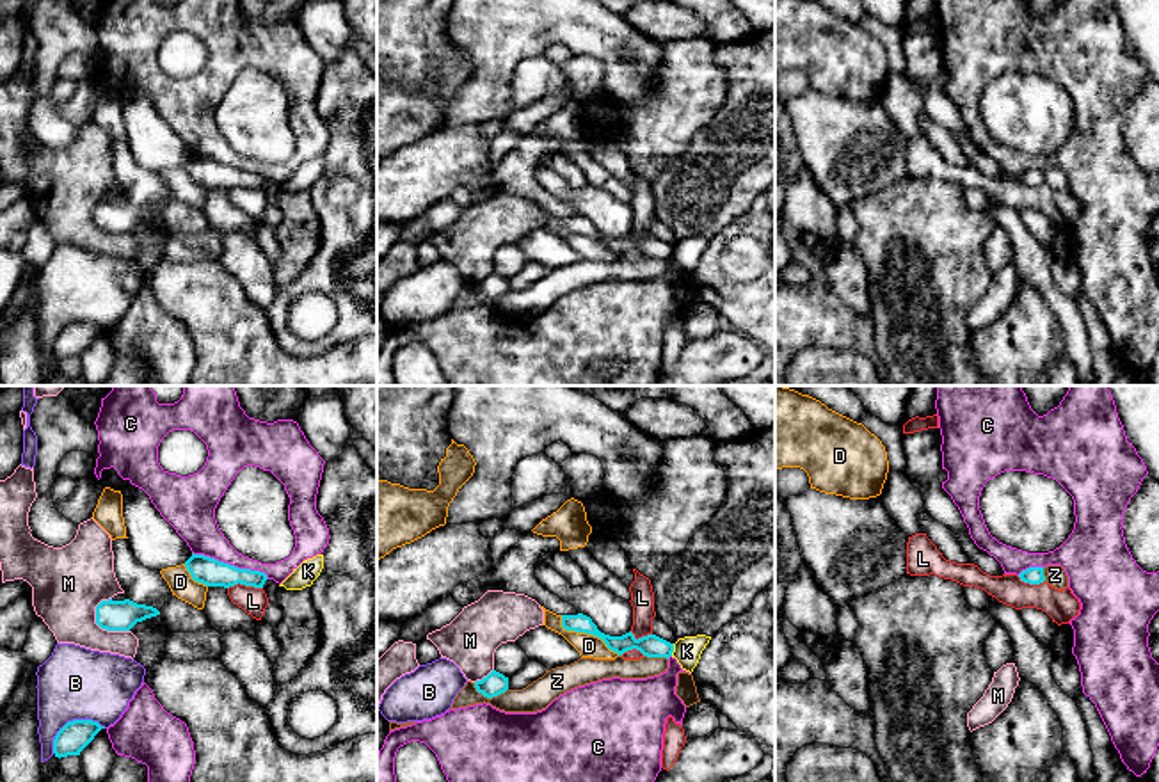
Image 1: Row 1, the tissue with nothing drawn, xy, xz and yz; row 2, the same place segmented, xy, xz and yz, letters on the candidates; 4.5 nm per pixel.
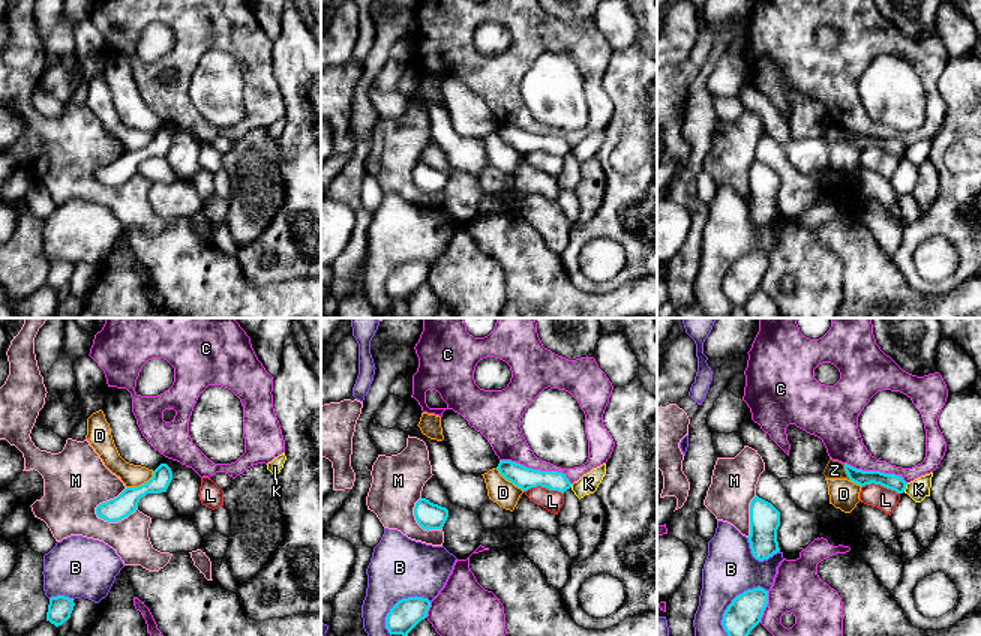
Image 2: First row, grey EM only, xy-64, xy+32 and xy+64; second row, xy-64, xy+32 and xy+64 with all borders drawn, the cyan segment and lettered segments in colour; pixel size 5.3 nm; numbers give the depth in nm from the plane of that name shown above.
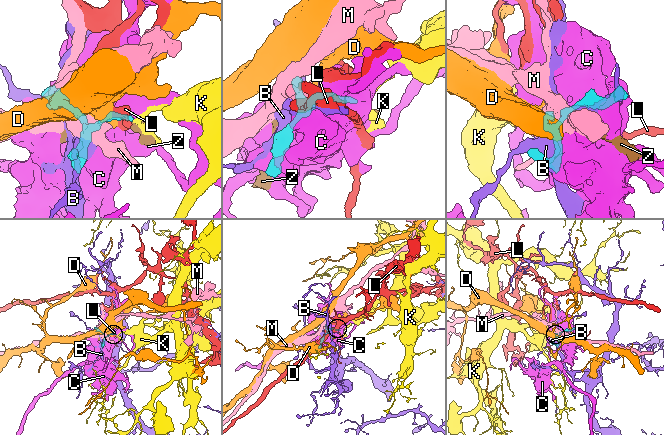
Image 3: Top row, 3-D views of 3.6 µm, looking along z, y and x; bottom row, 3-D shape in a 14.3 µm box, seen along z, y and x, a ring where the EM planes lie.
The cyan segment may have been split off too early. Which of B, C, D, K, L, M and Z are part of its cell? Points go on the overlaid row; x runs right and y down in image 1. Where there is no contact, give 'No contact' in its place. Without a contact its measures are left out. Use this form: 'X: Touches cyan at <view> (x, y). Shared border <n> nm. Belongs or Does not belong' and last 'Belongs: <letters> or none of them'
B: Touches cyan at xy (73, 720). Shared border 280 nm. Does not belong
C: Touches cyan at xy (231, 566). Shared border 380 nm. Does not belong
D: Touches cyan at xz (585, 631). Shared border 320 nm. Does not belong
K: Touches cyan at xz (672, 649). Shared border 60 nm. Does not belong
L: Touches cyan at xy (244, 583). Shared border 160 nm. Does not belong
M: Touches cyan at xy (105, 628). Shared border 200 nm. Does not belong
Z: Touches cyan at xz (489, 697). Shared border 160 nm. Does not belong
Belongs: none of them

